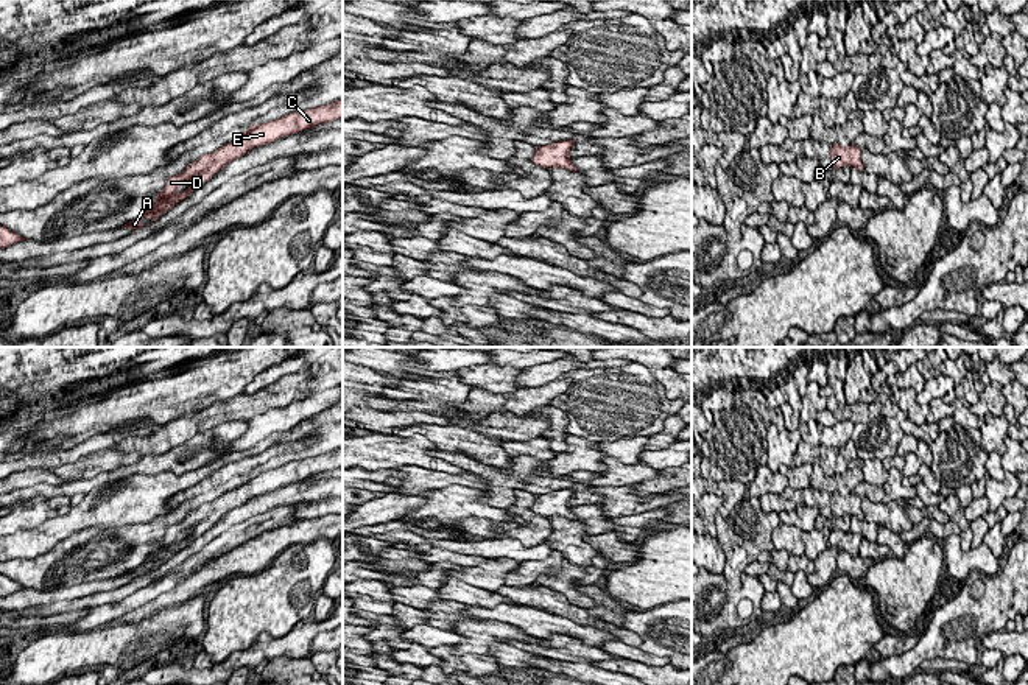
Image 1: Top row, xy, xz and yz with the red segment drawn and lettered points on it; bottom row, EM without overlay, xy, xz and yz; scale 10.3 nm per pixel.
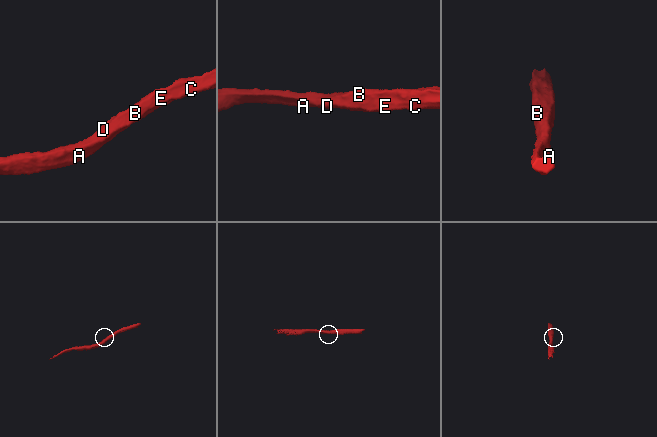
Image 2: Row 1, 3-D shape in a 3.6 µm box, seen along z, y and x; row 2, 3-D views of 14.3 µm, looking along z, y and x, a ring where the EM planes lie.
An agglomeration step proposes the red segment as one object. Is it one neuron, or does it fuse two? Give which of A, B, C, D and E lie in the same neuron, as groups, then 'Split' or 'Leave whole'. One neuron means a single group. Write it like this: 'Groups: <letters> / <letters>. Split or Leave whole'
Groups: A B C D E. Leave whole

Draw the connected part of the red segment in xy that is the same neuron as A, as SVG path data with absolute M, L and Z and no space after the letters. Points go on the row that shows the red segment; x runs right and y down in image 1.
M343 98L315 109L291 112L277 120L255 123L248 128L241 137L223 145L212 154L202 154L198 160L188 163L181 174L170 177L145 213L121 227L131 232L140 229L146 226L142 221L150 215L153 216L150 223L156 221L174 204L185 199L195 188L206 184L215 173L232 160L245 156L252 148L263 146L280 137L307 131L336 118L343 118Z

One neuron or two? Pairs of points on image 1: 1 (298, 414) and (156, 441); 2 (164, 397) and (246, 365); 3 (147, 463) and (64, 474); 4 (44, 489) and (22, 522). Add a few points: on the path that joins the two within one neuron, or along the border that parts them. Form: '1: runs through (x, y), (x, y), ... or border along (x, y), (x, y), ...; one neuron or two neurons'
1: border along (282, 407), (273, 407), (246, 421); two neurons
2: runs through (184, 385), (193, 380), (226, 375); one neuron
3: border along (117, 467), (108, 474); two neurons
4: border along (21, 503), (16, 508); two neurons

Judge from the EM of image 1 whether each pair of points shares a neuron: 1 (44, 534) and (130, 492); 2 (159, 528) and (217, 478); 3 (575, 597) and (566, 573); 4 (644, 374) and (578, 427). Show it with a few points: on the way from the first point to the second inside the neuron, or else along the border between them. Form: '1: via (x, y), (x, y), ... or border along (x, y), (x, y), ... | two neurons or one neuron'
1: via (66, 525), (84, 514), (108, 514) | one neuron
2: border along (229, 478), (184, 500), (175, 508) | two neurons
3: via (569, 590), (566, 579) | one neuron
4: via (628, 388), (612, 403), (603, 403), (594, 413) | one neuron

